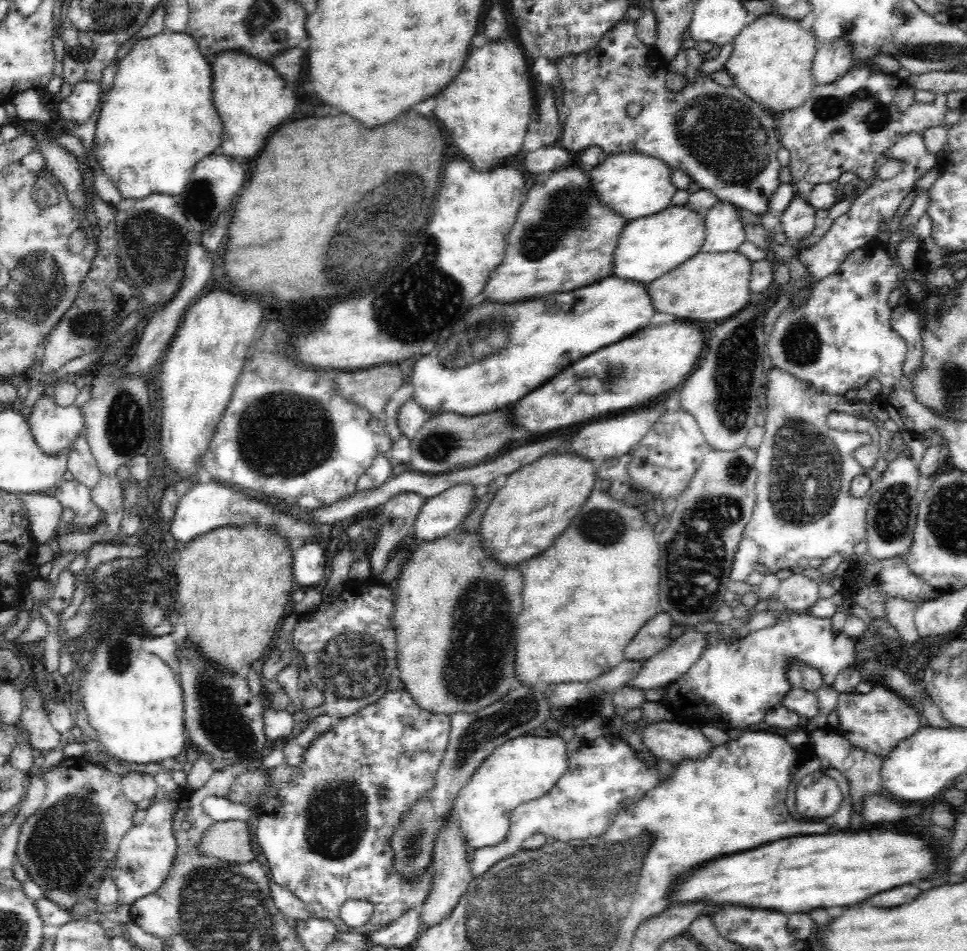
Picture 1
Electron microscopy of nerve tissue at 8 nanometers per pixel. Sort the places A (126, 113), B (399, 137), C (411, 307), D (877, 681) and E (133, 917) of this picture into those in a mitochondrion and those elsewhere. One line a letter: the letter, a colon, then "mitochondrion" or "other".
A: other
B: other
C: mitochondrion
D: other
E: other

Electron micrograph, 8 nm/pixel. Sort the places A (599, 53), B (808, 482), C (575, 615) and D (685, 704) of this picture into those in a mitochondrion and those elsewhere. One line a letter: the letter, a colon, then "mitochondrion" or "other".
A: other
B: mitochondrion
C: other
D: other

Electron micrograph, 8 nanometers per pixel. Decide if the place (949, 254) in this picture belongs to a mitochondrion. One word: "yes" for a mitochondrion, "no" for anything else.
no

